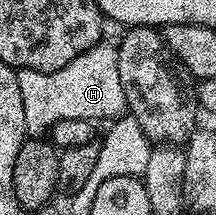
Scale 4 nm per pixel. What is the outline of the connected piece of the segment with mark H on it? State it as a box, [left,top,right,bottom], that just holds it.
[16,42,126,138]

